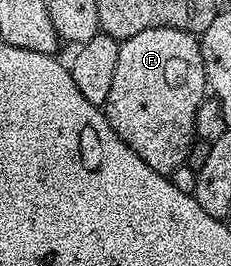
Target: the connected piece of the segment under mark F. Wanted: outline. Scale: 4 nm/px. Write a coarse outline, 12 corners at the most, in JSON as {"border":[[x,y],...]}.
{"border":[[199,39],[119,44],[101,108],[157,173],[184,166],[208,94]]}

